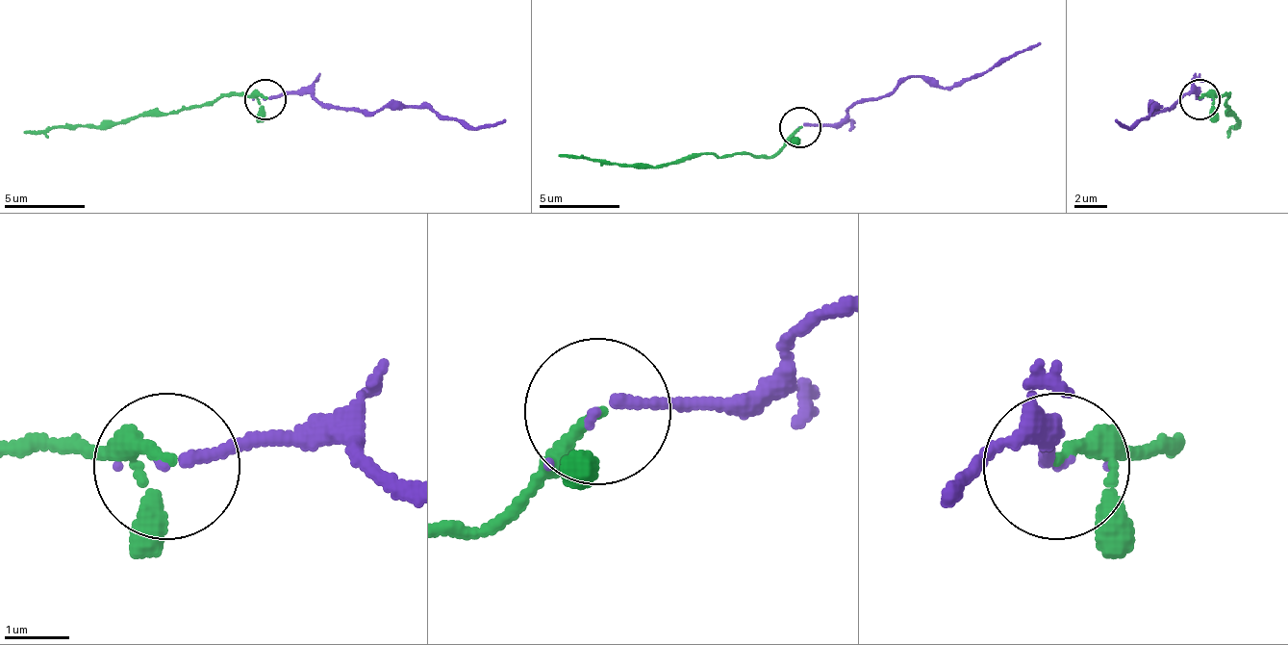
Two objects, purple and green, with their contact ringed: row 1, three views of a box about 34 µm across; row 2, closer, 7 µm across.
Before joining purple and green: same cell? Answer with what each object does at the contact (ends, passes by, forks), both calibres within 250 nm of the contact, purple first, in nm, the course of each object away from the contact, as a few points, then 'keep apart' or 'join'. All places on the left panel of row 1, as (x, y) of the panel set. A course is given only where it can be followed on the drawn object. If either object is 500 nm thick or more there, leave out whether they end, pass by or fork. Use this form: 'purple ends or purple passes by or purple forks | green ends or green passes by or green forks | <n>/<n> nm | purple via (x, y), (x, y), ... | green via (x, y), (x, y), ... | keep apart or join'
purple ends | green passes by | 160/160 nm | purple via (265, 98), (300, 94), (321, 102), (378, 111), (426, 107), (467, 127), (495, 127), (504, 118) | green via (265, 98), (236, 94), (179, 111), (97, 127), (24, 131) | join

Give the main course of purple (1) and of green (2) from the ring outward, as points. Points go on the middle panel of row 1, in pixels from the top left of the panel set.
1: (799, 128), (835, 123), (856, 103), (880, 99), (913, 75), (961, 88), (1002, 63), (1030, 51), (1039, 42)
2: (799, 128), (770, 156), (714, 152), (632, 165), (559, 156)

